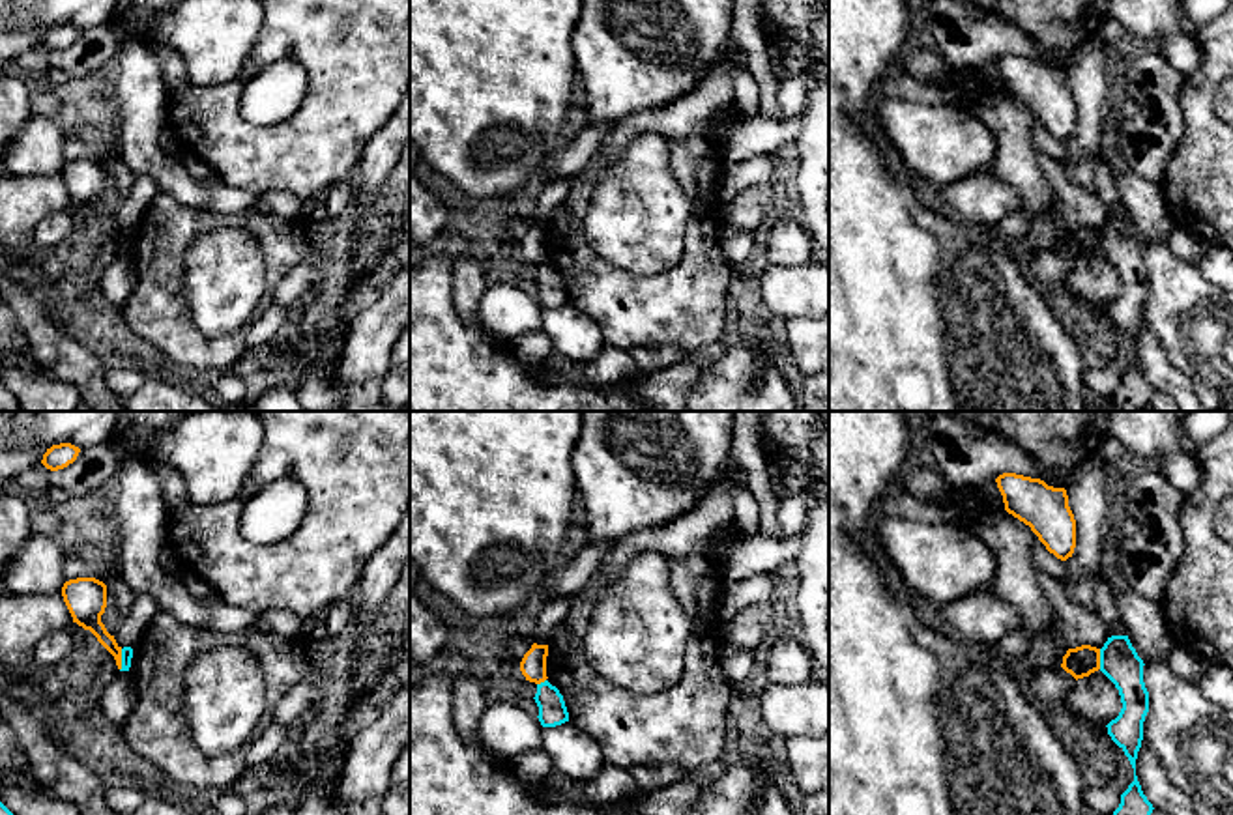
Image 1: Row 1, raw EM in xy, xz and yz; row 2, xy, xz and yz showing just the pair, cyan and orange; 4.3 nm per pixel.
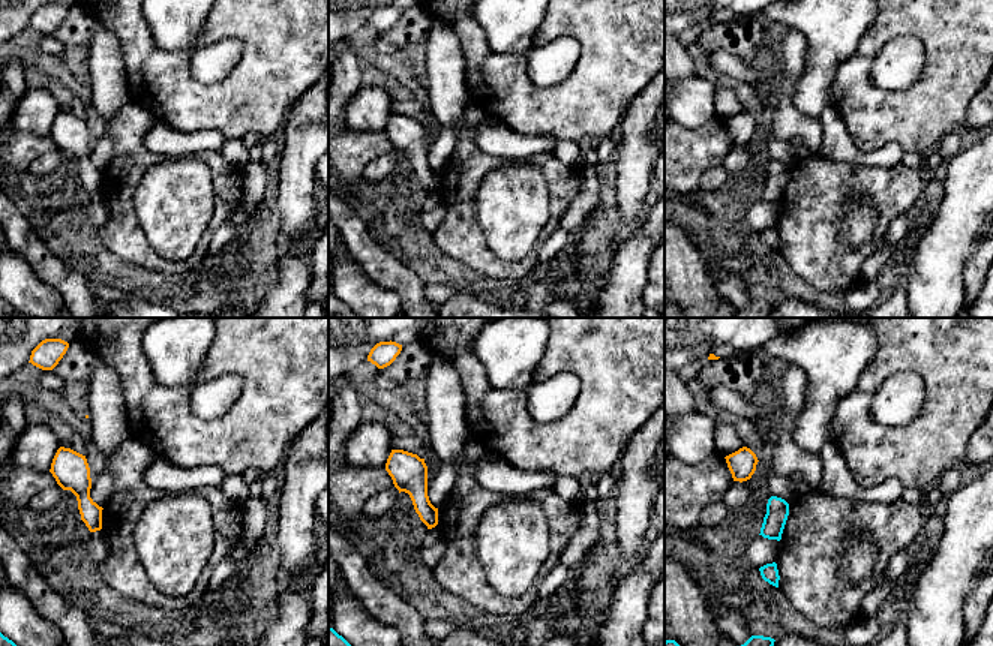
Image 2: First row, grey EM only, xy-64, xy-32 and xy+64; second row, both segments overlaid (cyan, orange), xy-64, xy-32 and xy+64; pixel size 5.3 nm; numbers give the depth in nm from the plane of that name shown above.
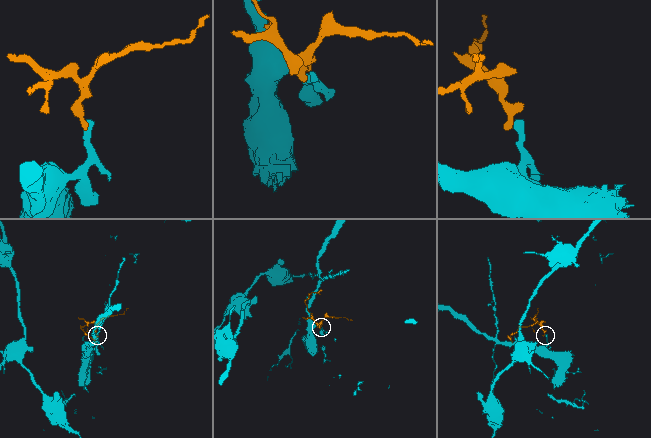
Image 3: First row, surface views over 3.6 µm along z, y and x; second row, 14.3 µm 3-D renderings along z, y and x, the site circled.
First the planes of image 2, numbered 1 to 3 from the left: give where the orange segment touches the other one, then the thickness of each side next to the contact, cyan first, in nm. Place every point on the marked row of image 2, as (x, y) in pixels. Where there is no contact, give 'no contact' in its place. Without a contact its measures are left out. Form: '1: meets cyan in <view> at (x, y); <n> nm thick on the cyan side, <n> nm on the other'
1: no contact
2: no contact
3: no contact

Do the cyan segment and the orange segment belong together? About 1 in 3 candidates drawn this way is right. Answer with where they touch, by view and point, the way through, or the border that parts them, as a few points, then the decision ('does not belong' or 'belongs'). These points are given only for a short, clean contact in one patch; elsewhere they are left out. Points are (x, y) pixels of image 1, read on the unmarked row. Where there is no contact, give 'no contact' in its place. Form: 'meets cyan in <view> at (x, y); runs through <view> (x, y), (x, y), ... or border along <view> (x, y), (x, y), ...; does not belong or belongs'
meets cyan in xy at (122, 242); border along xy (122, 230), (120, 251); does not belong

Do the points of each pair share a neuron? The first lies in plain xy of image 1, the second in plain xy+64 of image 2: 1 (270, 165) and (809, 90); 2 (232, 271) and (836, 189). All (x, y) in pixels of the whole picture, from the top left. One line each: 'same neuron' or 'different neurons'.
1: different neurons
2: different neurons

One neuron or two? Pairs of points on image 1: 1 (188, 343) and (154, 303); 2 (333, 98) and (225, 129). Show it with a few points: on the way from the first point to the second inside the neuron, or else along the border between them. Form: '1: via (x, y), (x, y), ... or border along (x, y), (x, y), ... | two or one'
1: via (178, 333), (158, 313) | one
2: via (307, 124), (292, 139), (251, 139) | one

